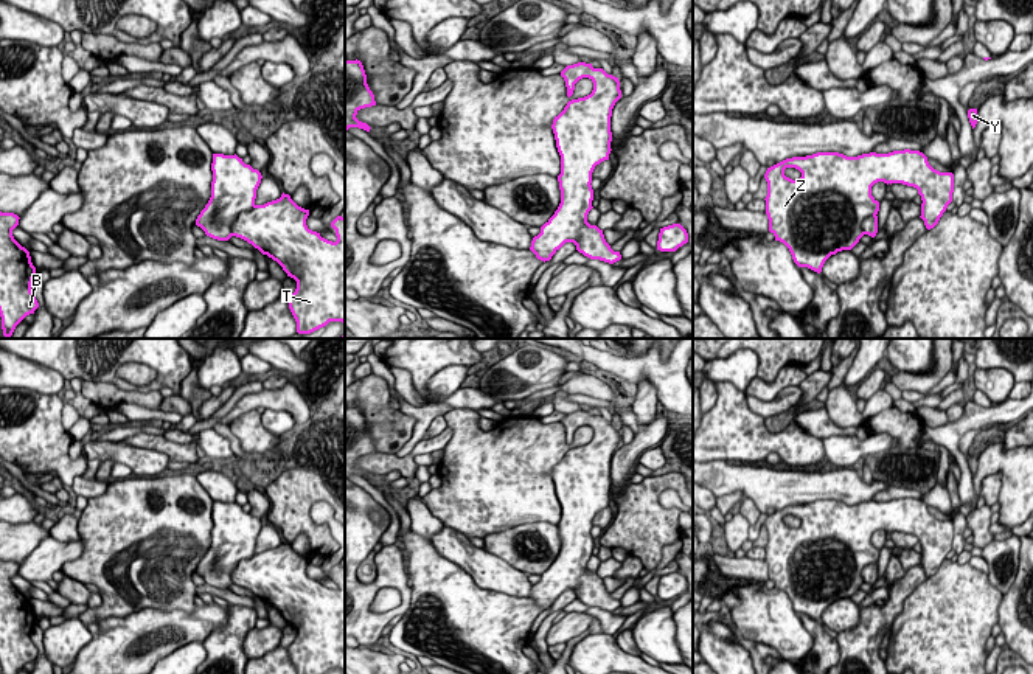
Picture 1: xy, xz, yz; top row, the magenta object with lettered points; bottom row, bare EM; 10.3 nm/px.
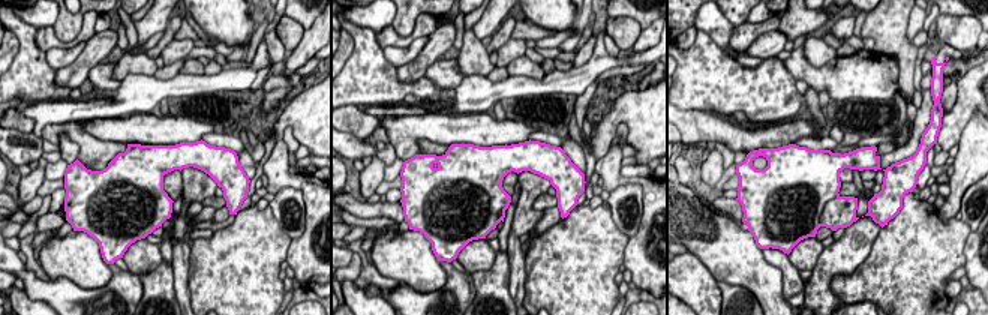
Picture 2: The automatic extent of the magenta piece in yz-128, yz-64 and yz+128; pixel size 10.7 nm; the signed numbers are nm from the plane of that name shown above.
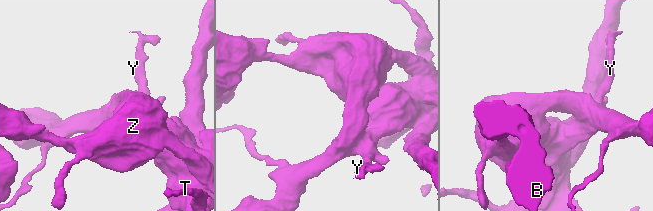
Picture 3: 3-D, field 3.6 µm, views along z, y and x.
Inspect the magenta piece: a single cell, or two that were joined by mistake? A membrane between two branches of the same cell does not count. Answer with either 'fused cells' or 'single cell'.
single cell

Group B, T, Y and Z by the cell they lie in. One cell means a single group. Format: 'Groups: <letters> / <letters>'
Groups: B T Y Z

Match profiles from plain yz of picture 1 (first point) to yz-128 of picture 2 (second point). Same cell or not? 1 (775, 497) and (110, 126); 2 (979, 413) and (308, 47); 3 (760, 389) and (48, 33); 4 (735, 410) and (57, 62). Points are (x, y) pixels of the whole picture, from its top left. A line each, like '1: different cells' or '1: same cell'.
1: same cell
2: different cells
3: same cell
4: different cells

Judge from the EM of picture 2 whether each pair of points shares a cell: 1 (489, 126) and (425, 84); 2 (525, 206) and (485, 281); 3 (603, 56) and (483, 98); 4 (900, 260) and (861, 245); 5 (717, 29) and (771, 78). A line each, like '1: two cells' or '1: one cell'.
1: two cells
2: two cells
3: one cell
4: two cells
5: two cells

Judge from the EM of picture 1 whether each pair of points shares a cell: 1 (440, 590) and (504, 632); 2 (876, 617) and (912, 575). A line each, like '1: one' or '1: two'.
1: one
2: one

